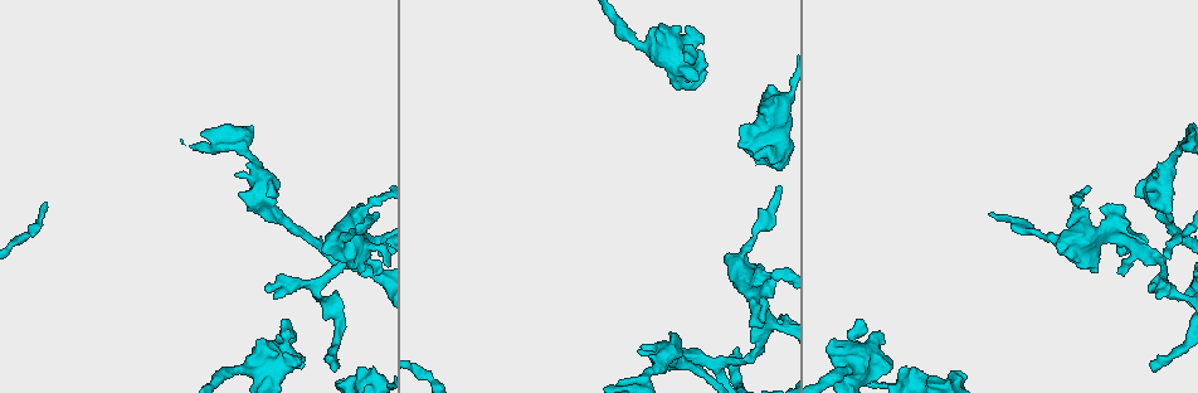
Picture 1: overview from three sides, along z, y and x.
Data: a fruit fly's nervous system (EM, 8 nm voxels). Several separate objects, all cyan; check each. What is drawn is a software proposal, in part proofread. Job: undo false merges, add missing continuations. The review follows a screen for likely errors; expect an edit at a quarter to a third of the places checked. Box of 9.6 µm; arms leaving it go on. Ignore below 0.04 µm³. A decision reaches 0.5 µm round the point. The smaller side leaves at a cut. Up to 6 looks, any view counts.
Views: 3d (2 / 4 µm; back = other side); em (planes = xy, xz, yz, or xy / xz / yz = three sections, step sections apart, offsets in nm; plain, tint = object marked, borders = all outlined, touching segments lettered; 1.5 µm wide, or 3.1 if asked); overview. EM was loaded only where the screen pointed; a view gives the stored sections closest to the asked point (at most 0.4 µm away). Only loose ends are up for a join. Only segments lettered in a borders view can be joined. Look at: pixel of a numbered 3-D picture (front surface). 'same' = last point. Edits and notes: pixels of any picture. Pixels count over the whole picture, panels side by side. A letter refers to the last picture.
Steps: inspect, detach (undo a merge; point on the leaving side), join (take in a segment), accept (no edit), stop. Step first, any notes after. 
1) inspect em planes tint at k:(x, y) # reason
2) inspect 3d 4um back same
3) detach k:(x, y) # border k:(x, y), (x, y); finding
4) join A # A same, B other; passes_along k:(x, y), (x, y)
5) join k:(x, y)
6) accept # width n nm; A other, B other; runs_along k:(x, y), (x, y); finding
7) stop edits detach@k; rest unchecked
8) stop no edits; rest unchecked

inspect 3d 4um at 1:(702, 42) # stops while still wide

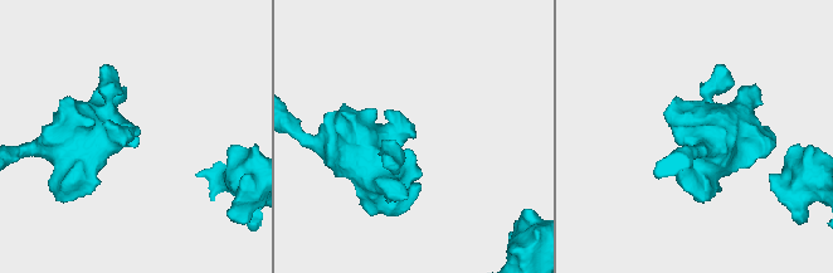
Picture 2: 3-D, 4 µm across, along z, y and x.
inspect em planes borders at 2:(415, 136) # need the tissue

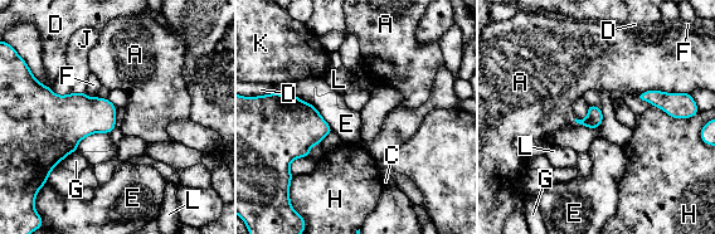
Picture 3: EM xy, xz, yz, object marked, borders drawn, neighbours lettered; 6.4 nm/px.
accept # longest_contact A 300 nm; A other, C other, D other, E other, F other, G other, H other, J other, K other, L other; no lettered segment goes on from it

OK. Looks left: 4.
inspect 3d 2um back at 1:(332, 371) # an open end

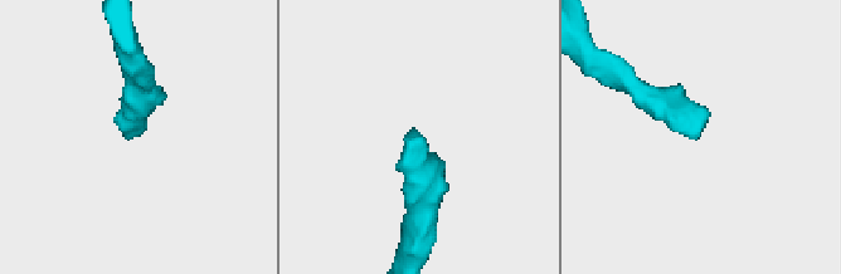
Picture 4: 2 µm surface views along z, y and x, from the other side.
inspect em xy step 8 tint at 4:(421, 141) # need the tissue

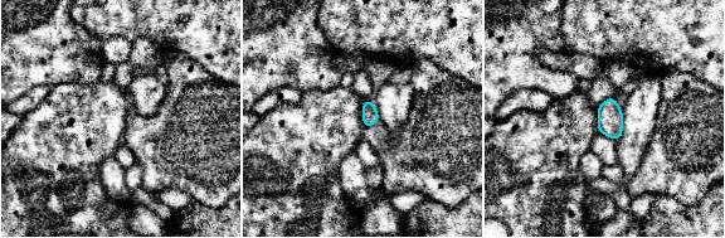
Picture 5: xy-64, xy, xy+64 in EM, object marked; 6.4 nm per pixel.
inspect em planes borders same # another direction

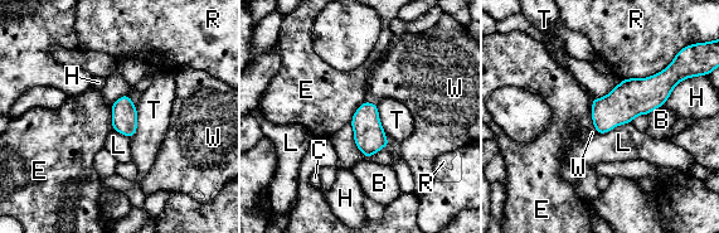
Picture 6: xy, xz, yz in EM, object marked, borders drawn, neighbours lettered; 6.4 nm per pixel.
join W # width 160 nm; B other, C other, E other, H other, L other, R other, T other, W same; passes_along 6:(369, 136), (372, 103), (399, 76); the cell continues

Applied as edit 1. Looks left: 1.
stop edits join@6; rest unchecked

